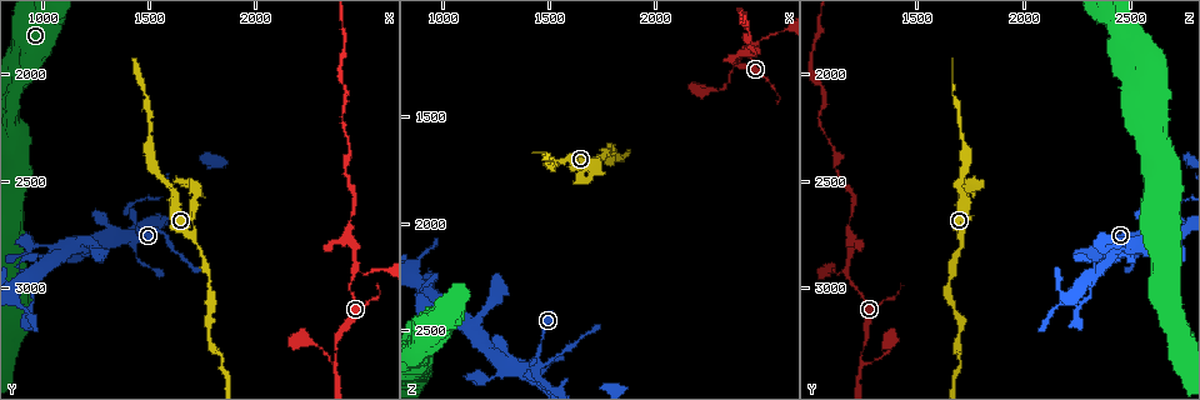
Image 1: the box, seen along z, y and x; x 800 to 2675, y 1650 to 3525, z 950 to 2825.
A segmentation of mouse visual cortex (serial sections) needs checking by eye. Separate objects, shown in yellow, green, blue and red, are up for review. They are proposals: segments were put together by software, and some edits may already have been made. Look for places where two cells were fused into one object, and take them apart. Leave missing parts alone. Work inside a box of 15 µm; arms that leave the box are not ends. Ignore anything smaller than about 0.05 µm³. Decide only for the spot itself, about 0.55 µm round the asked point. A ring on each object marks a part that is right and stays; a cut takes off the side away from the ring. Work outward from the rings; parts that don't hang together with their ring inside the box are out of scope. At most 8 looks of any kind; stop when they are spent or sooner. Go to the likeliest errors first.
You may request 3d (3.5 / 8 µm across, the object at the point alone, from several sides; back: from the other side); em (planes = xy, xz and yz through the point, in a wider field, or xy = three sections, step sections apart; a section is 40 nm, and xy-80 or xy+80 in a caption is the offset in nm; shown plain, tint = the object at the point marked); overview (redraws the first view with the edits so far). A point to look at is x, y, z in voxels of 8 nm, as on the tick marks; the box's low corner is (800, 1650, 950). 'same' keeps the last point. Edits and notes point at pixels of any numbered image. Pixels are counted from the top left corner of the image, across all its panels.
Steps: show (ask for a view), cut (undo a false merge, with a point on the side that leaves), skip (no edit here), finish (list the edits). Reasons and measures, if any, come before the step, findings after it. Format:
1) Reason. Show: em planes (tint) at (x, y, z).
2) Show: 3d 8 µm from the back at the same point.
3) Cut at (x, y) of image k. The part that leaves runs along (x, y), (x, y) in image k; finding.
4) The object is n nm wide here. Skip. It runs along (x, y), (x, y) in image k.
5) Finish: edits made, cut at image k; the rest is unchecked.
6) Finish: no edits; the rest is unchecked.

Abrupt turn. Show: 3d 3.5 µm at (2380, 3360, 1250).

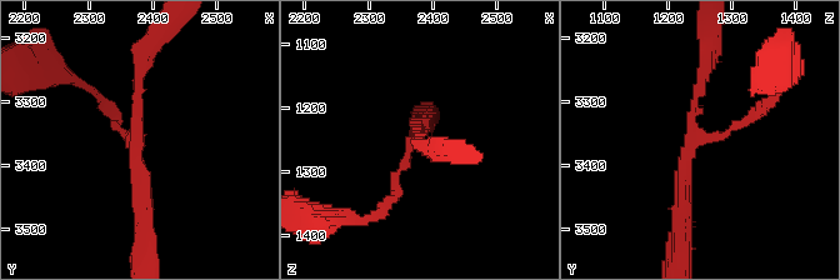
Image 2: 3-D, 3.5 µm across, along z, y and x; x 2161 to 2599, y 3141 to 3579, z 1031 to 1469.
3 arms meet here; the arms are 100, 150, 200 nm wide. Show: em planes (tint) at (2375, 3350, 1240).

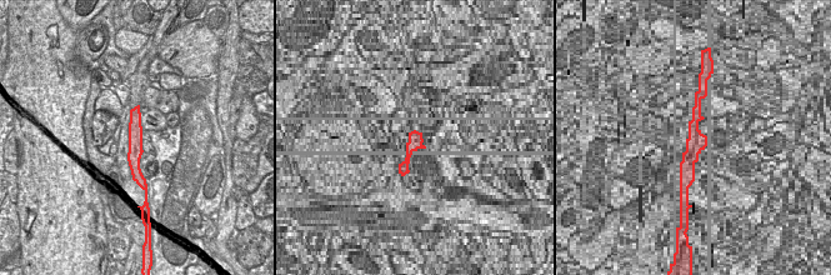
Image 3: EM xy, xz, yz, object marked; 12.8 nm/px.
Skip. It runs along (136, 110), (135, 171), (139, 179) in image 3; one cell here.

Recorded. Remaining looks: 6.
Narrows sharply. Show: em xy step 5 (tint) at (1510, 2720, 2640).

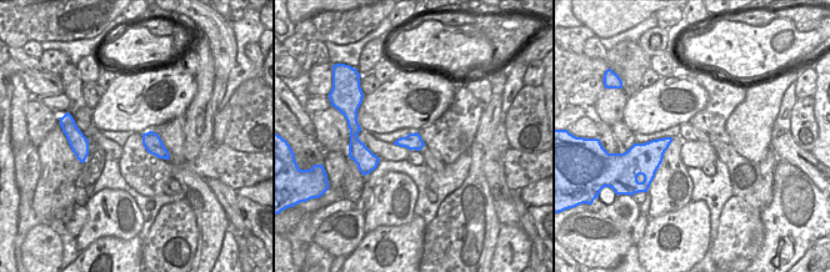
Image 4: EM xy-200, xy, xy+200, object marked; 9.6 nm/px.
Wider look. Show: 3d 3.5 µm at the same point.

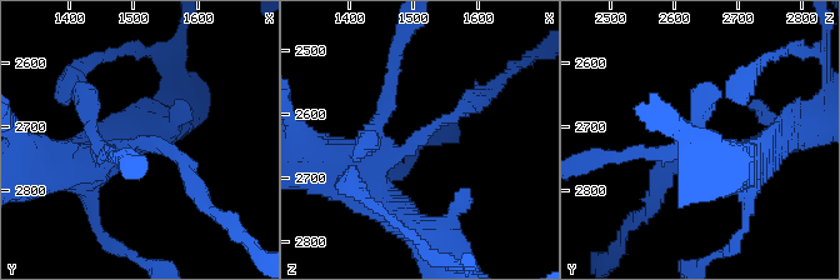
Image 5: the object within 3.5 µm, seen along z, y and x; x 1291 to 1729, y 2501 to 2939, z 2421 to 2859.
The object is 170 nm wide here. Skip. It runs along (101, 151), (163, 144), (190, 183) in image 5; continuous, no second cell.

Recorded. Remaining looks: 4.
Narrows sharply. Show: 3d 3.5 µm at (2450, 2930, 1170).

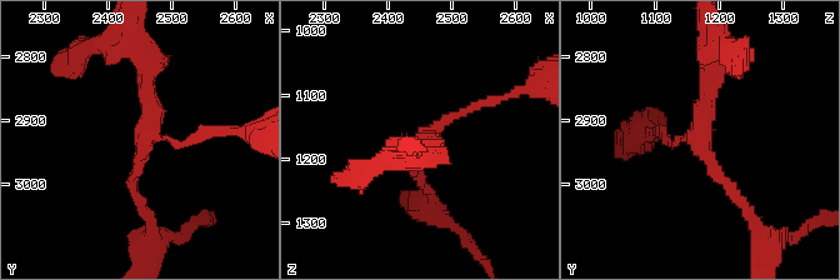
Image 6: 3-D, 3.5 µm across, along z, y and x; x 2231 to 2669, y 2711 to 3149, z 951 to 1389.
3 arms meet here; the arms are 100, 150, 200 nm wide. Show: em xy step 5 (tint) at (2460, 2925, 1175).

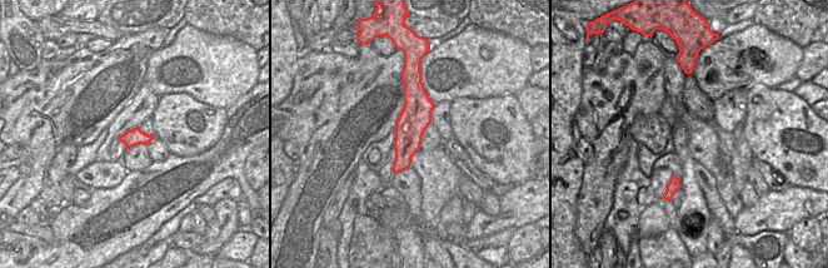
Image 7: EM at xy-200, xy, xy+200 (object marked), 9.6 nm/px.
Skip. It runs along (418, 84), (415, 117), (395, 169) in image 7; continuous, no second cell.

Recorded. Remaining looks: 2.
Finish: no edits; the rest is unchecked.

